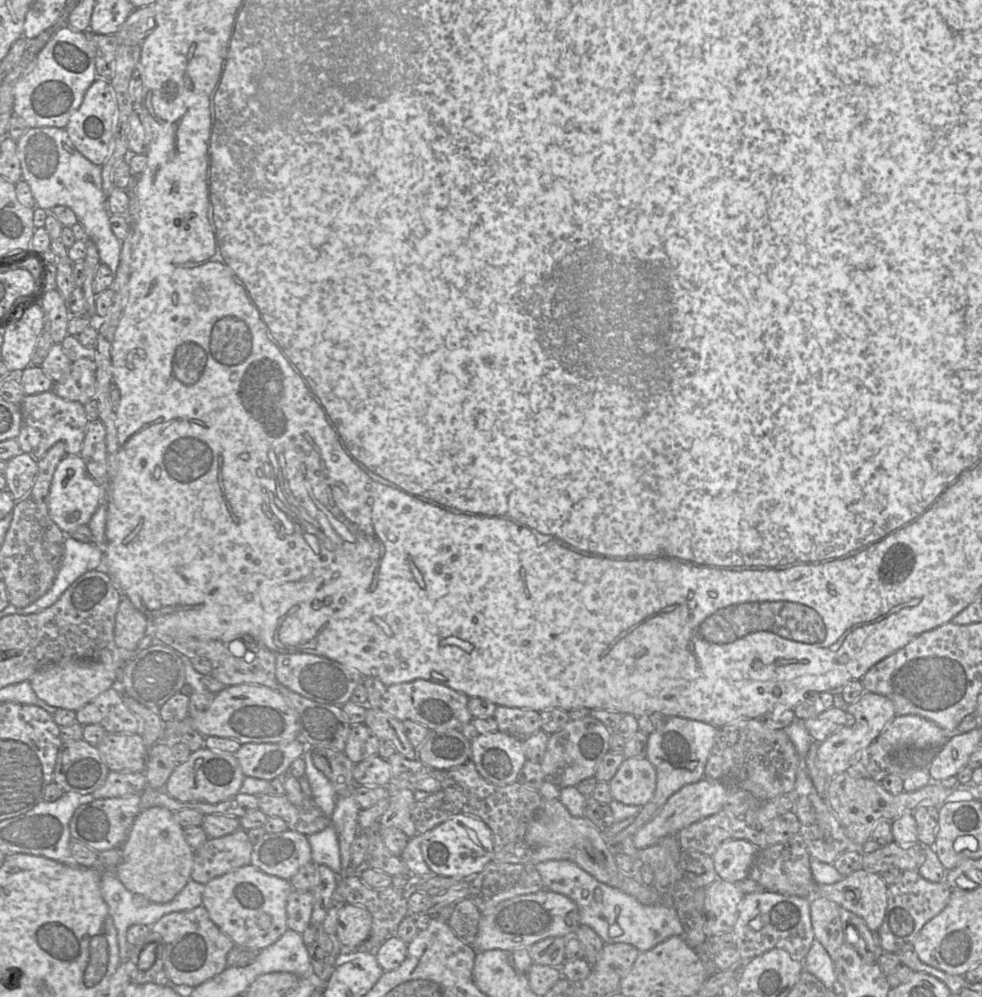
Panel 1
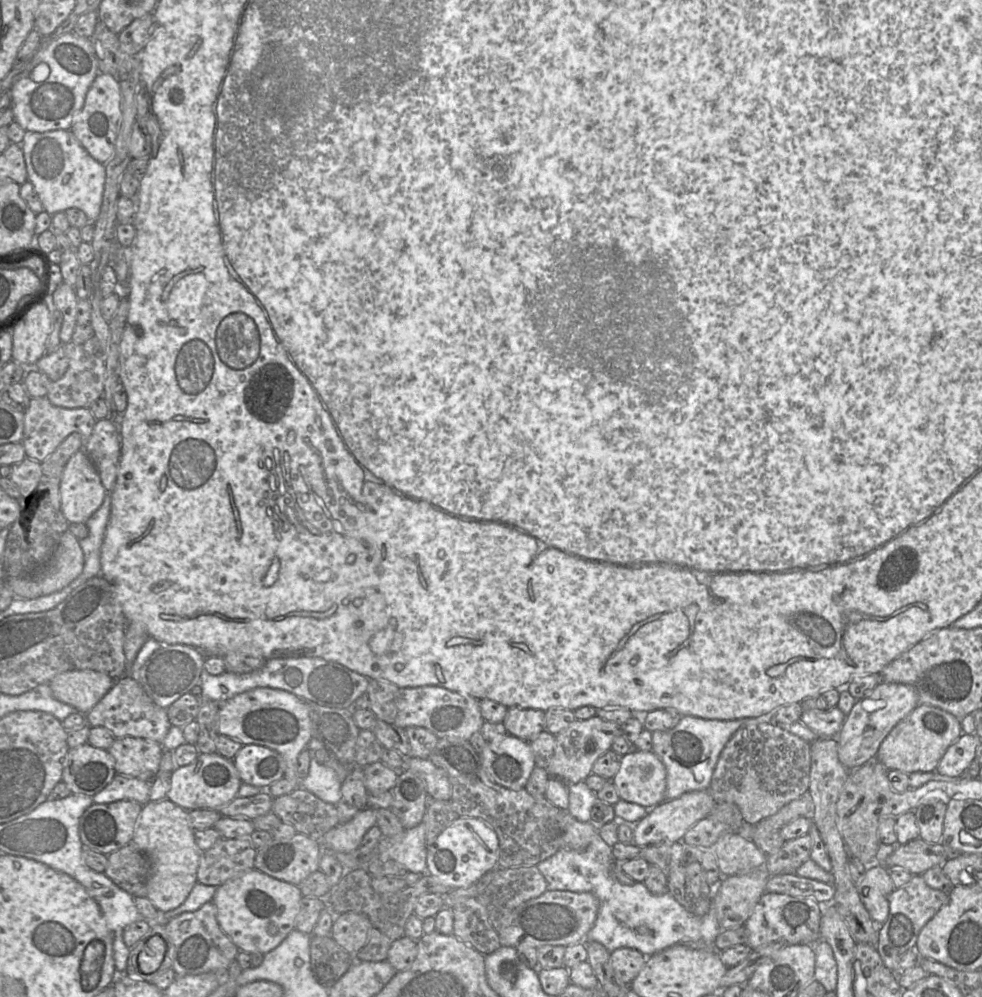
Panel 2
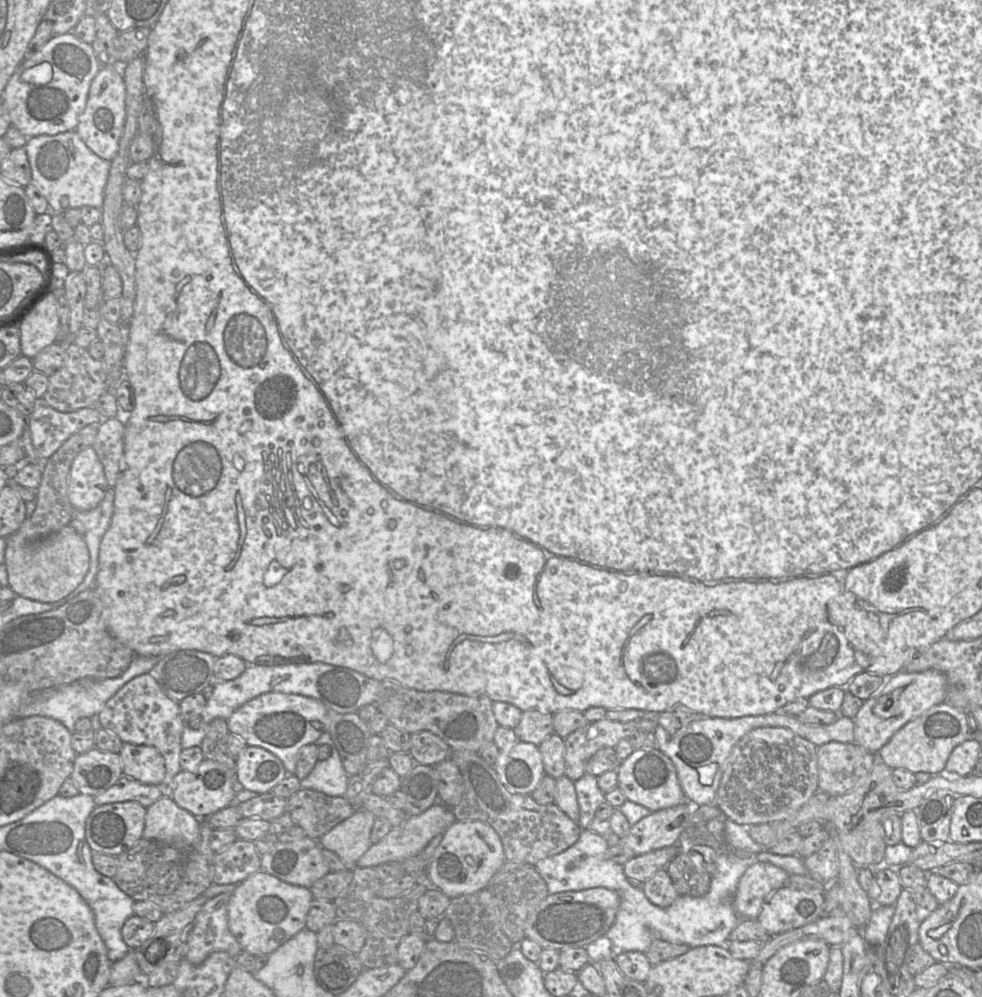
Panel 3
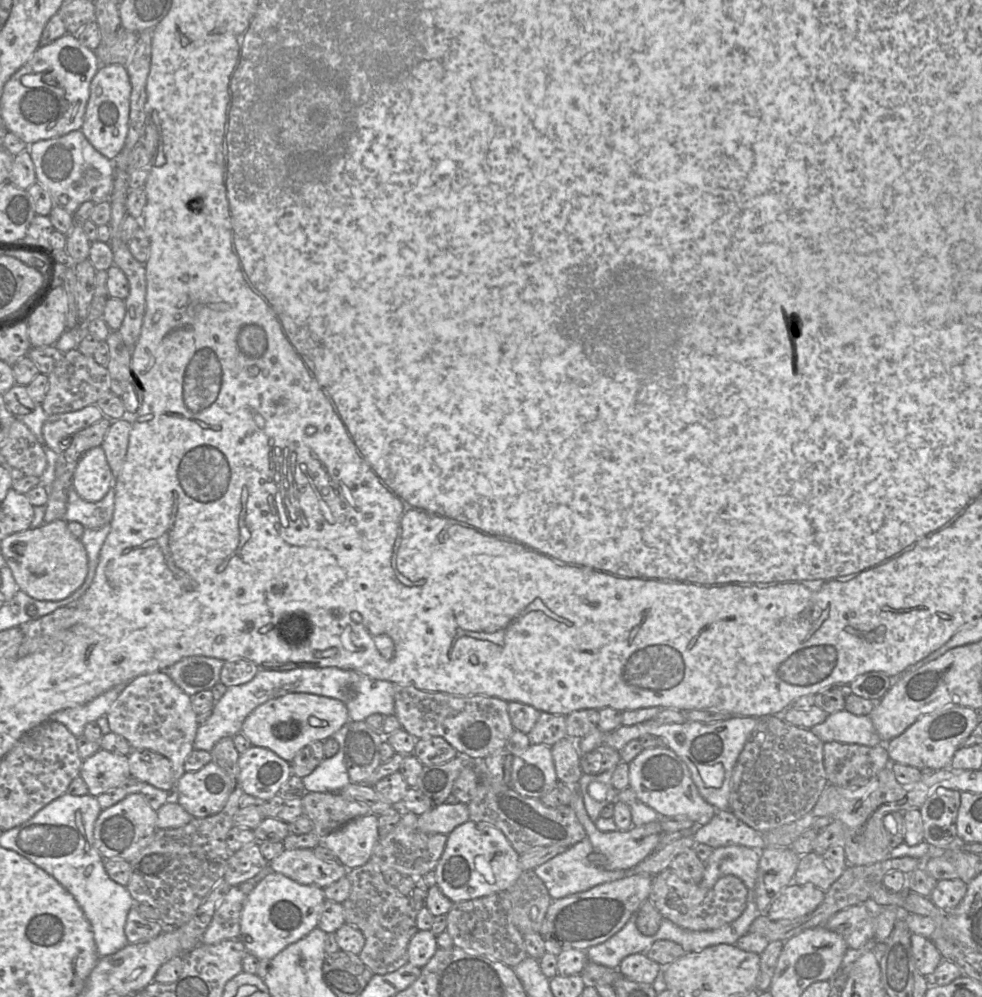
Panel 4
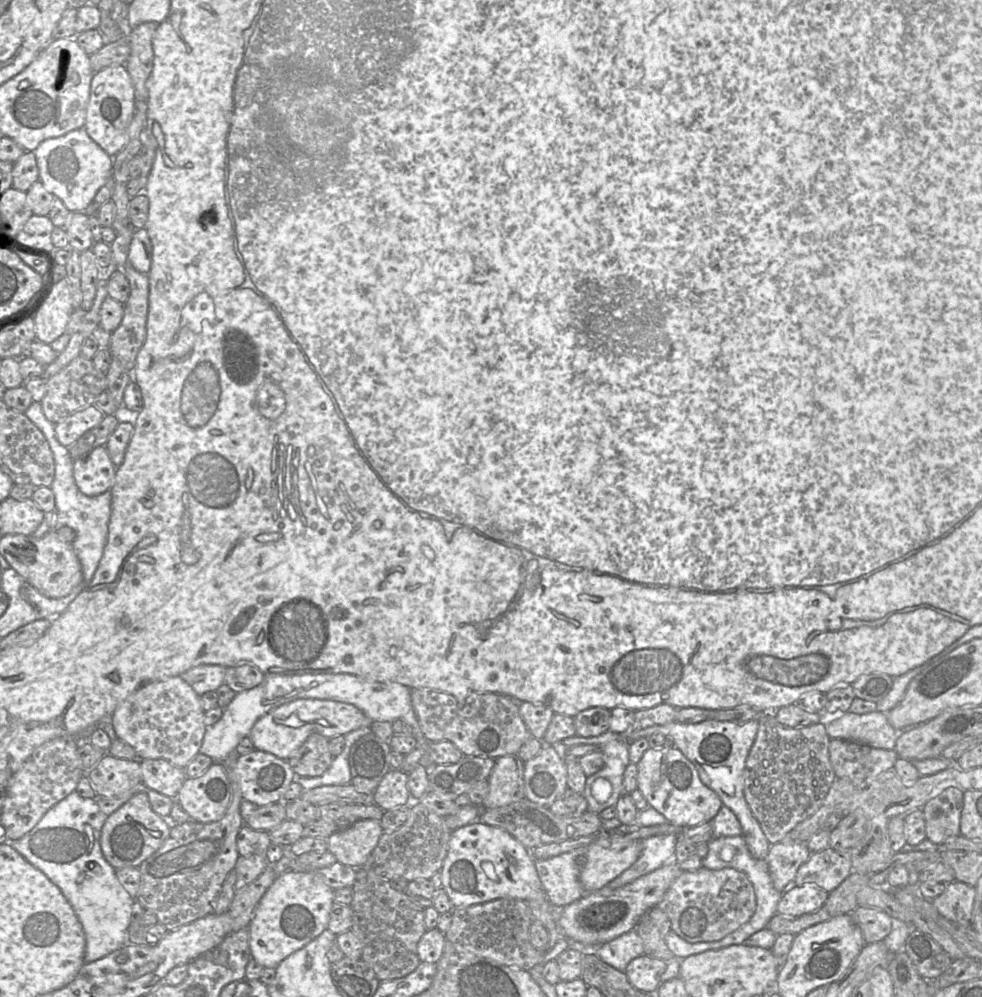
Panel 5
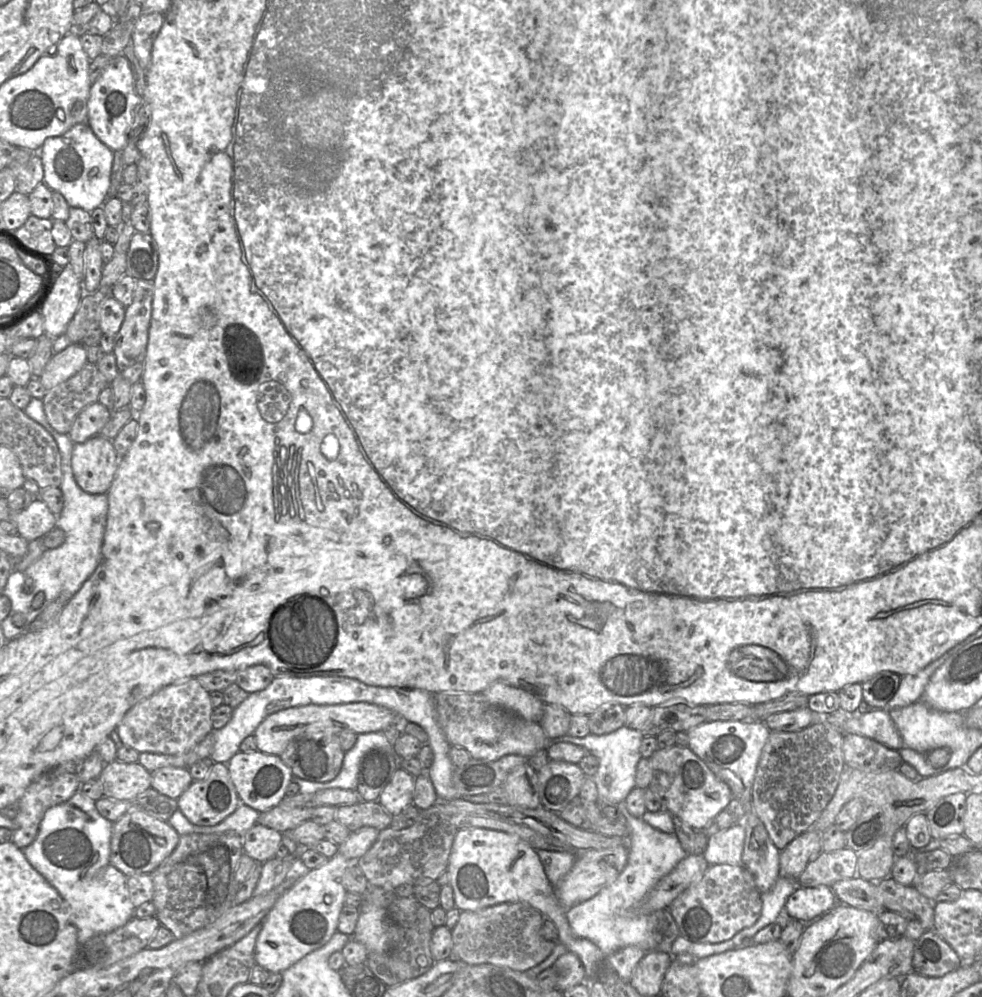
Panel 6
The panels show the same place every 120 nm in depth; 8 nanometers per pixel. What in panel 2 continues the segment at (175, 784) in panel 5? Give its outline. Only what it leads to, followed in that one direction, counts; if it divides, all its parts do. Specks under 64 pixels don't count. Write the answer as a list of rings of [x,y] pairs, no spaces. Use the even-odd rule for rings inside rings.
[[[123,737],[116,738],[107,751],[114,758],[117,774],[152,780],[160,772],[163,750],[162,744],[153,740]]]

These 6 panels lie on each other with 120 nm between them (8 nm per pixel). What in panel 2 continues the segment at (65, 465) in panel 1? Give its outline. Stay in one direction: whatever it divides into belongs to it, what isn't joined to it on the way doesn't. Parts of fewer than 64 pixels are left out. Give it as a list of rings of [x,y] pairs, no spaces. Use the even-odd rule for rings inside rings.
[[[77,451],[66,464],[60,483],[61,509],[71,523],[86,523],[100,508],[106,490],[86,452]]]

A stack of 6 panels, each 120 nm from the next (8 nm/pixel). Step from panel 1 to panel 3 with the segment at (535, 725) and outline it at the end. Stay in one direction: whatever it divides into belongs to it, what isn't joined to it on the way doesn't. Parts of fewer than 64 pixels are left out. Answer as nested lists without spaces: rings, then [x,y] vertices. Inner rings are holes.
[[[538,710],[523,711],[518,725],[513,730],[519,741],[539,746],[554,733],[553,713]]]

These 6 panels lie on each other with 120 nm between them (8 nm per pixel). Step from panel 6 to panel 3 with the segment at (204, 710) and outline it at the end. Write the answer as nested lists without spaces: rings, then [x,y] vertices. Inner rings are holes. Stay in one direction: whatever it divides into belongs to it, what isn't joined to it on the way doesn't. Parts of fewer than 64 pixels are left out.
[[[142,674],[130,680],[117,691],[98,714],[101,726],[116,735],[123,743],[155,747],[165,761],[165,777],[158,785],[163,797],[171,797],[176,775],[182,770],[179,757],[181,737],[186,723],[181,717],[179,704],[167,697],[156,680]]]

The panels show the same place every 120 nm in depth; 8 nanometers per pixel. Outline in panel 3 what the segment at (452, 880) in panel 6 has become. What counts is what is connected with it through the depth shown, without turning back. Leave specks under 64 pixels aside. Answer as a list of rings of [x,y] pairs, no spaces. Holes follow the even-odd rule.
[[[456,820],[443,833],[428,867],[430,883],[450,899],[478,892],[506,862],[498,833],[480,820]]]

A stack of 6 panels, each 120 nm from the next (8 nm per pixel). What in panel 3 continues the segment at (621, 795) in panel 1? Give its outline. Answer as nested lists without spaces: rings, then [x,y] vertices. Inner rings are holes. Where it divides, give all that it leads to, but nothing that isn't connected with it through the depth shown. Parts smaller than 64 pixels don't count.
[[[642,748],[632,752],[617,769],[617,787],[627,800],[653,811],[687,802],[672,760],[659,749]]]

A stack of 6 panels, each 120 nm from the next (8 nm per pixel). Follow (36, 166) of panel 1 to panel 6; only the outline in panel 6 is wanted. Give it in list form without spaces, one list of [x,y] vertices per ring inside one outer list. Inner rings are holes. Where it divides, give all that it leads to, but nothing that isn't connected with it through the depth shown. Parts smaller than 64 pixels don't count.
[[[87,123],[74,125],[61,136],[48,137],[41,148],[43,182],[63,195],[70,207],[91,212],[109,197],[114,152],[102,143]]]

